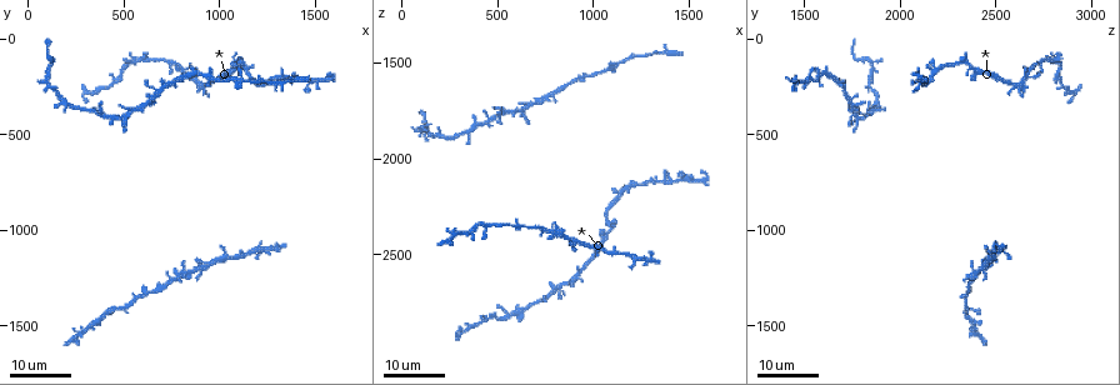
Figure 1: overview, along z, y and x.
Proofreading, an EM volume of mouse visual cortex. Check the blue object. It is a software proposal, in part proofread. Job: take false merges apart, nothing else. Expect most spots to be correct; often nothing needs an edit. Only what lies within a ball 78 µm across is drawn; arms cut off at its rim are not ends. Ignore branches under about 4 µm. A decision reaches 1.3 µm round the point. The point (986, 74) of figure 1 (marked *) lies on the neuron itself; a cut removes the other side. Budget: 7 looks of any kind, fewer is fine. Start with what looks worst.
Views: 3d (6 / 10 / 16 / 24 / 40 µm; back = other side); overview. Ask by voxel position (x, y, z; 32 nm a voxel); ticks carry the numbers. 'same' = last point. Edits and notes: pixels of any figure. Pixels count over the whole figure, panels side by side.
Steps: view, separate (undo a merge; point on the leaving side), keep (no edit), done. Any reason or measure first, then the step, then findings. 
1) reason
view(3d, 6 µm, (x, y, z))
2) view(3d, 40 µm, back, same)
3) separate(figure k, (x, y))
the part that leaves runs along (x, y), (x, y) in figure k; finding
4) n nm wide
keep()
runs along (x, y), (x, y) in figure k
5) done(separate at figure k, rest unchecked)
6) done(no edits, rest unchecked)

four-way junction
view(3d, 16 µm, (930, 260, 2590))

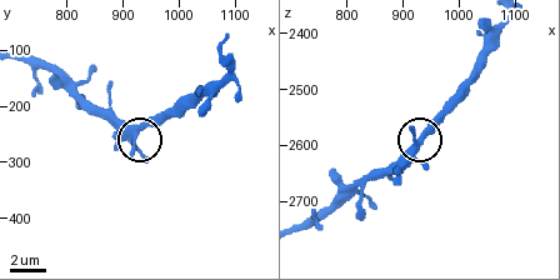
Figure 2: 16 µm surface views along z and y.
view(3d, 6 µm, (920, 245, 2605))

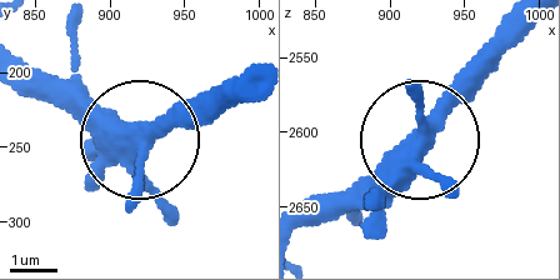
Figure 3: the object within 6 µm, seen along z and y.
4 arms
keep()
all the same neuron

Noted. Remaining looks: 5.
thick turns thin
view(3d, 16 µm, (120, 240, 1840))

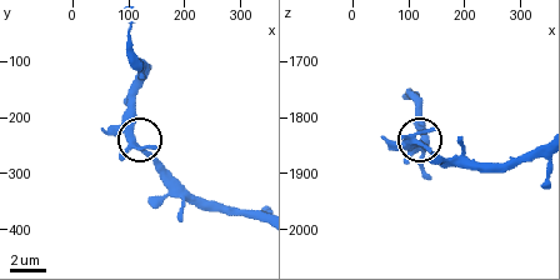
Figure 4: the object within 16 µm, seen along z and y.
view(3d, 6 µm, (105, 230, 1840))

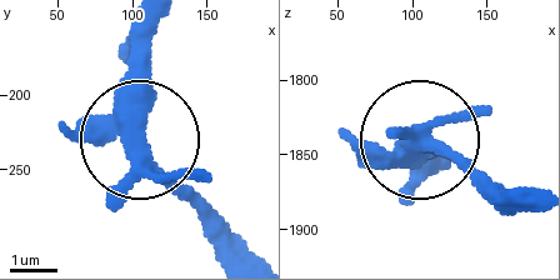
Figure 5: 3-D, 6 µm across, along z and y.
keep()
runs along (249, 250), (145, 143), (141, 23) in figure 5; one neuron here

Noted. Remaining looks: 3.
four arms meet
view(3d, 24 µm, (1040, 1150, 2470))

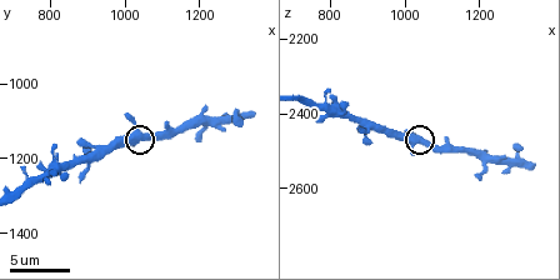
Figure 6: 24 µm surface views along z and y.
view(3d, 10 µm, (1040, 1150, 2470))

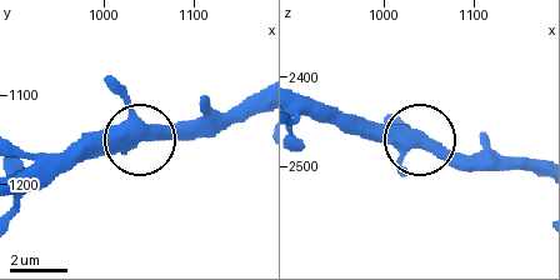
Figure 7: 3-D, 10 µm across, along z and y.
4 arms
keep()
one neuron here

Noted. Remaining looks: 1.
done(no edits, rest unchecked)

